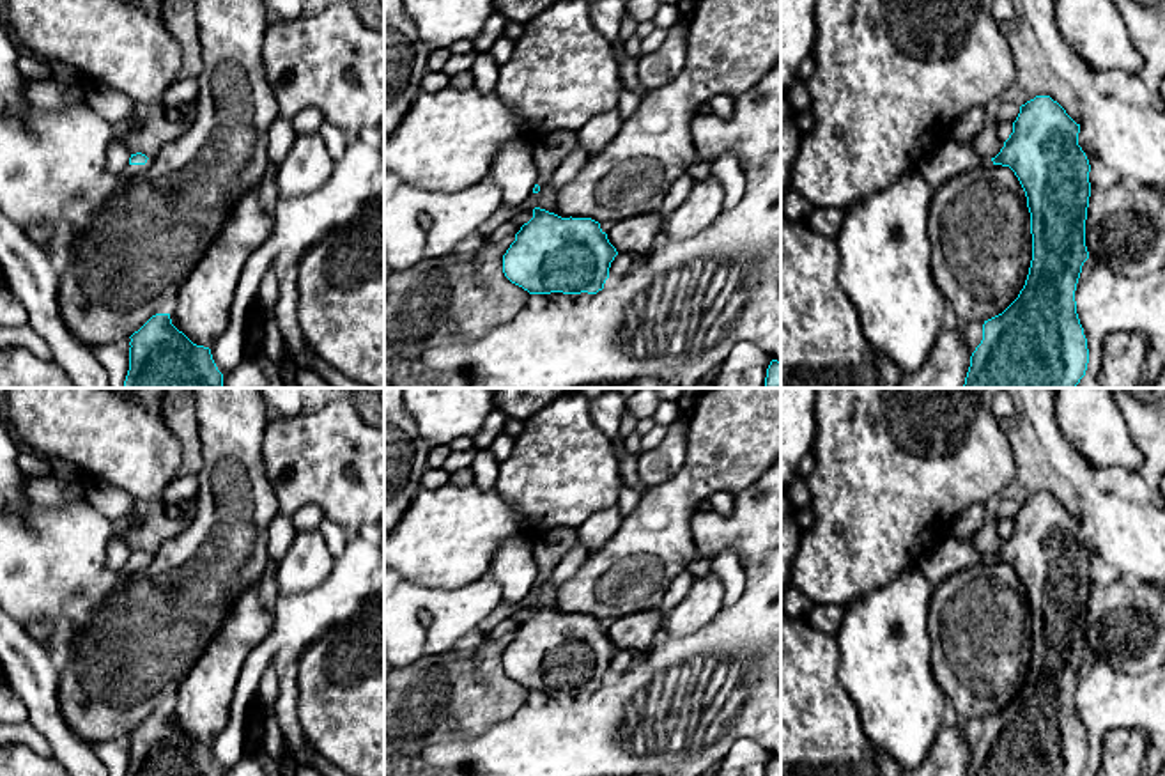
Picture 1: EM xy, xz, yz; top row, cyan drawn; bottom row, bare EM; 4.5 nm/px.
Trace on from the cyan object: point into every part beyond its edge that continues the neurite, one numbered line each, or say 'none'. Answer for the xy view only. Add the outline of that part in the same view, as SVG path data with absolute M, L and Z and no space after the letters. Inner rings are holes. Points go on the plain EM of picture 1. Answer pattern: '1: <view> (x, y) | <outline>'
1: xy (131, 567) | M149 555L145 562L126 562L126 565L120 569L120 578L133 576L140 570L143 570L150 563L152 556Z

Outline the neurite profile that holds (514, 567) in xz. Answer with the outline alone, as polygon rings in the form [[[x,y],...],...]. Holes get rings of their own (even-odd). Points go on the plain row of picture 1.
[[[531,535],[506,539],[485,576],[503,586],[503,602],[521,602],[533,590],[536,581]]]

